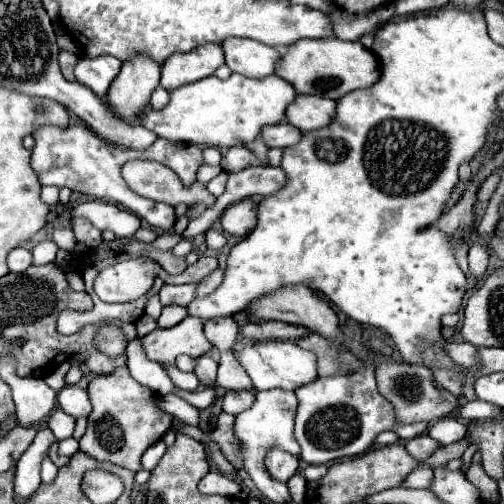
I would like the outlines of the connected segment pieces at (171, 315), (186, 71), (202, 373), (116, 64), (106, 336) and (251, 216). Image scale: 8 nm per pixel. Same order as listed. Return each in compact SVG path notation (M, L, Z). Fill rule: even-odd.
M170 304L170 306L166 306L166 322L182 322L184 318L188 316L188 312L186 312L186 308L184 306L176 306L176 304Z
M220 44L198 46L188 54L174 54L162 64L160 84L166 90L174 90L184 84L192 84L206 76L212 76L216 68L224 64L224 52Z
M198 356L194 358L196 366L194 366L194 374L198 376L198 380L204 384L204 386L212 386L216 382L216 370L218 370L218 364L208 358L208 356Z
M98 56L98 58L80 58L74 74L76 80L84 86L88 86L96 96L104 98L108 92L108 86L118 76L122 66L122 60L114 56Z
M102 324L98 328L98 334L94 336L96 348L110 358L116 358L116 356L124 353L127 343L122 331L116 324Z
M242 200L226 208L220 218L222 228L234 236L248 236L256 226L256 204L250 200Z

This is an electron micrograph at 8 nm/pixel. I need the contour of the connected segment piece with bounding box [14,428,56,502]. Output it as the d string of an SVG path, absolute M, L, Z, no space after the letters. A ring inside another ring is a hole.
M50 428L38 430L34 442L30 448L20 456L18 468L16 468L16 482L14 492L18 502L26 502L40 486L40 464L44 458L48 458L48 448L54 442L54 434Z

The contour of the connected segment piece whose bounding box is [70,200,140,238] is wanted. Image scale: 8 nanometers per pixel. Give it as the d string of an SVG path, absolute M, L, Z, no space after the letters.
M102 200L80 202L70 208L72 218L86 218L98 230L112 230L118 238L128 238L140 228L140 218L132 212Z

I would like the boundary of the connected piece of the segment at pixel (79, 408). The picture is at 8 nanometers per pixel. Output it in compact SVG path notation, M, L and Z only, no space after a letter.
M64 386L58 392L58 404L66 414L70 414L74 418L88 416L92 410L90 400L88 400L88 392L78 386Z

